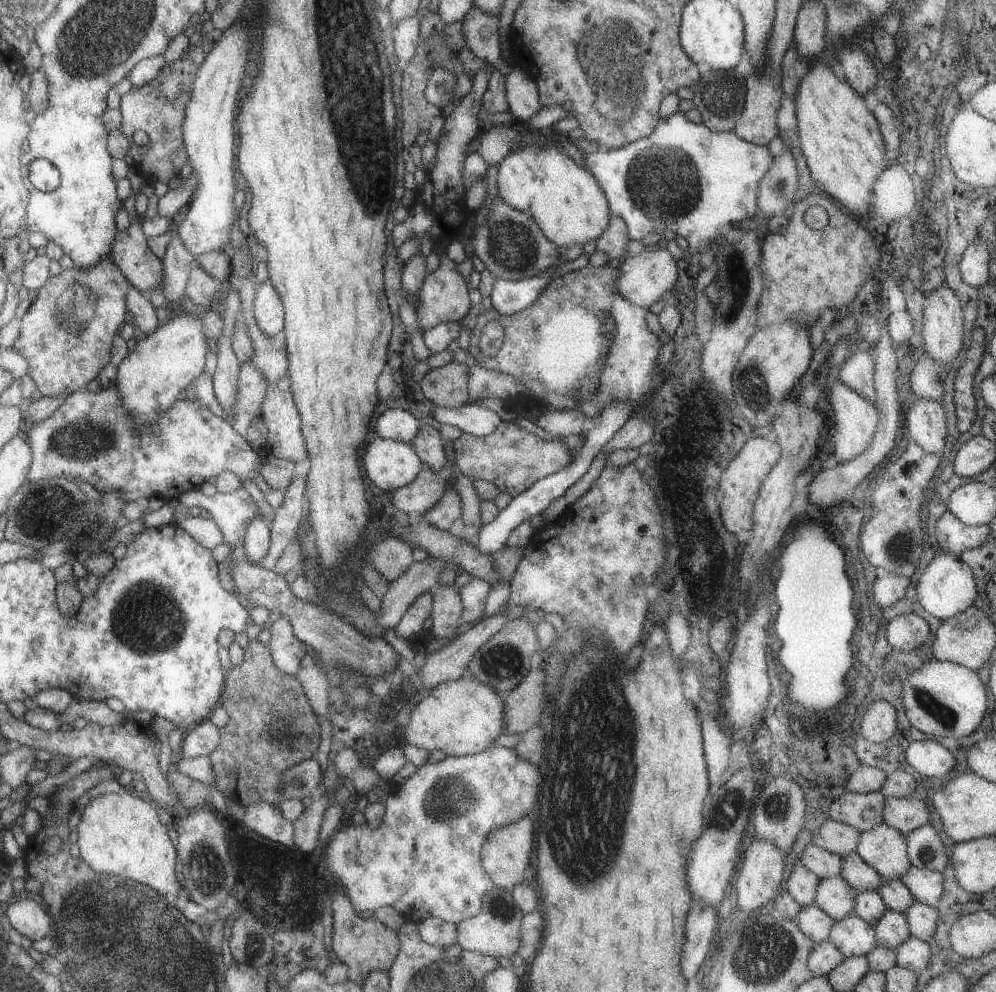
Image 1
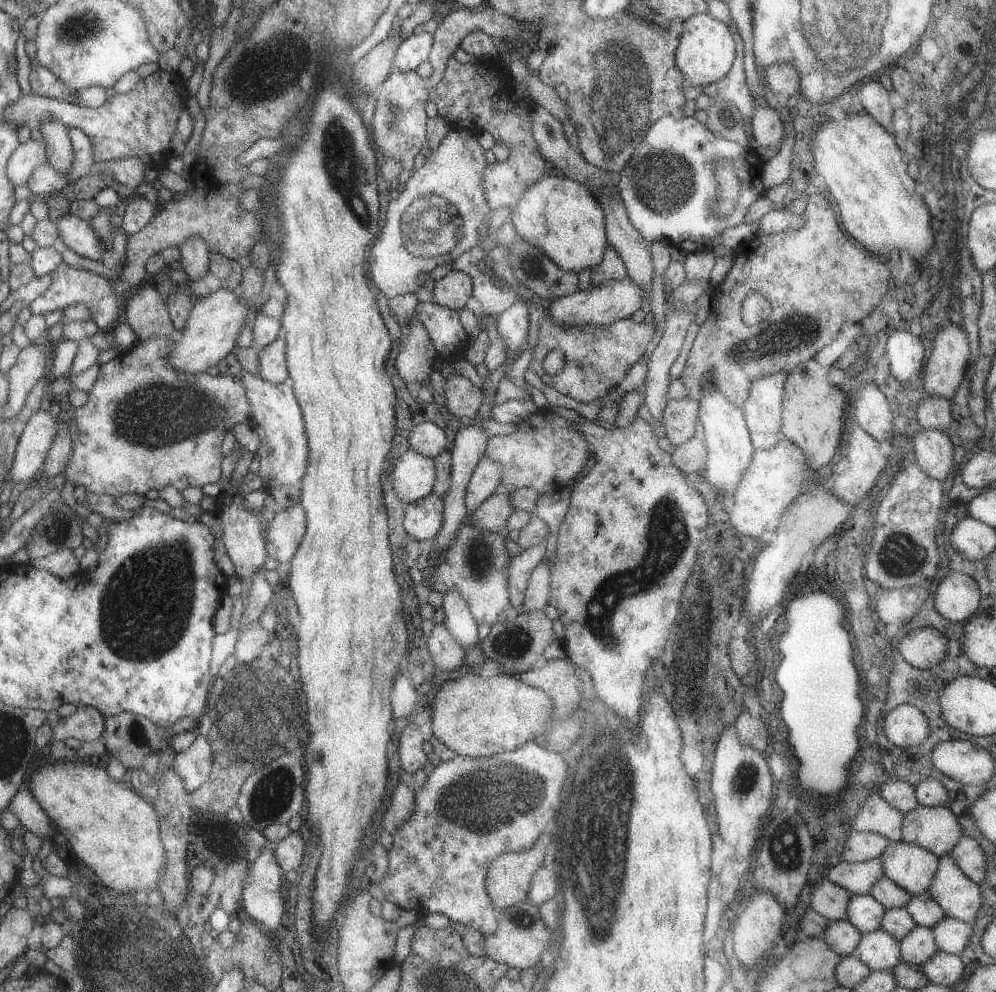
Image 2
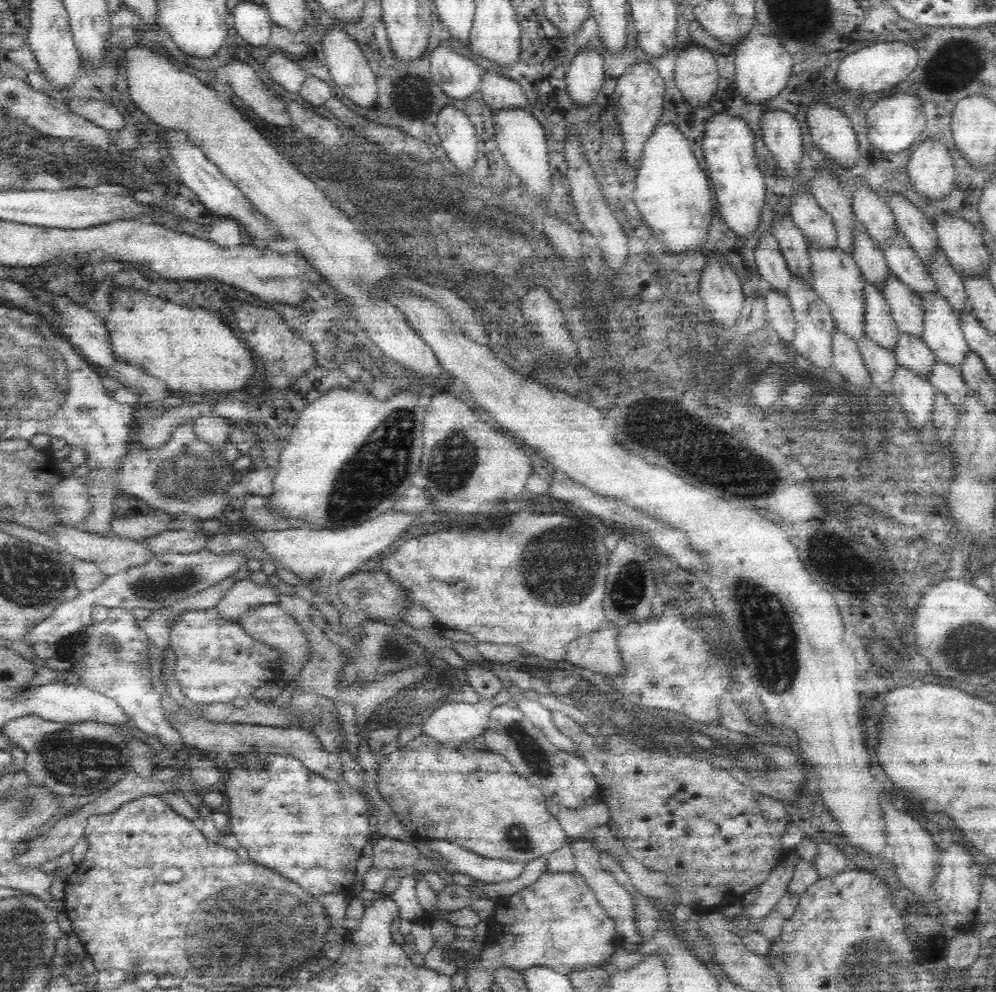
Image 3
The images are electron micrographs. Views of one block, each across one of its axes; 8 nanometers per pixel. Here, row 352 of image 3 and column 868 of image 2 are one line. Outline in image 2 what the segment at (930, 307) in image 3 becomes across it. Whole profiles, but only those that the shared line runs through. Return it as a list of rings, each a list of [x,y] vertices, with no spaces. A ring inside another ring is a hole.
[[[883,930],[863,934],[851,956],[859,958],[871,972],[891,972],[901,962],[899,942]]]

